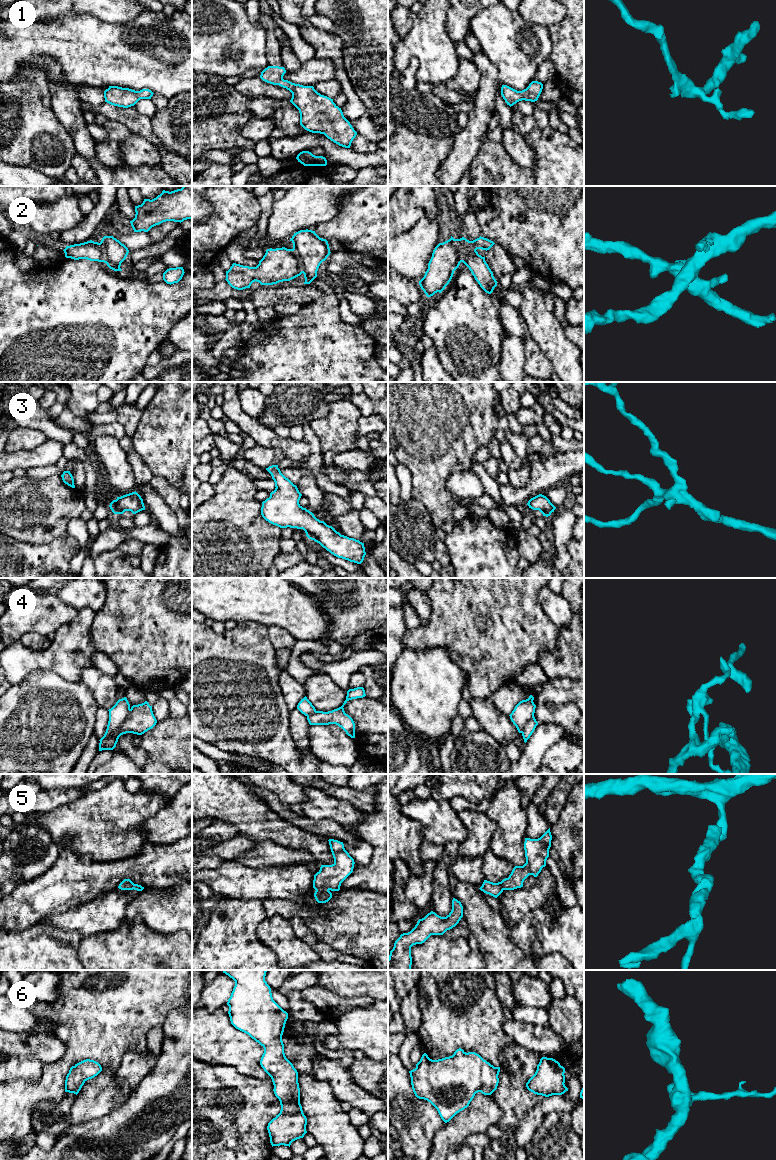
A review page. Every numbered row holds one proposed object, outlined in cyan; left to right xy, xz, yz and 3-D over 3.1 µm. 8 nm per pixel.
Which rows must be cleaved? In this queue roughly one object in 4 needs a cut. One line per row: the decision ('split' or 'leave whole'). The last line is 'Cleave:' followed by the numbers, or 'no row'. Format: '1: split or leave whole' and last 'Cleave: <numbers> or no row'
1: leave whole
2: split
3: leave whole
4: split
5: leave whole
6: leave whole
Cleave: 2, 4

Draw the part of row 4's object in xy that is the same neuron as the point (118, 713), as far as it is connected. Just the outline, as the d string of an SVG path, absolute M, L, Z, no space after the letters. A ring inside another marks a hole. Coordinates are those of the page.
M126 697L119 699L116 704L108 710L109 721L104 736L99 740L104 742L108 739L124 722L130 711L130 704Z

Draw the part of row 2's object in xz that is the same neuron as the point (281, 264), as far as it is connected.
M285 247L267 249L256 267L233 263L226 271L226 281L237 290L250 288L253 282L273 285L290 281L302 274L301 262L293 249Z

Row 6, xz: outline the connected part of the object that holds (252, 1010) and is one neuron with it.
M224 970L223 973L235 981L235 986L228 999L229 1017L231 1024L238 1030L248 1034L258 1042L264 1053L260 1065L271 1077L274 1085L274 1094L279 1099L281 1110L267 1126L270 1143L273 1146L289 1146L297 1139L303 1138L307 1133L307 1118L300 1104L300 1088L298 1072L293 1064L286 1058L282 1035L288 1019L284 1011L274 1000L271 988L265 981L267 970Z

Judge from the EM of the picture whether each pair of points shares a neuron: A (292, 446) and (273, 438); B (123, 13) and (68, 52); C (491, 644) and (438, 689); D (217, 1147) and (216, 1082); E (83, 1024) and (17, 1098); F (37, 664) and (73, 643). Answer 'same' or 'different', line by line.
A: same
B: different
C: different
D: same
E: same
F: same

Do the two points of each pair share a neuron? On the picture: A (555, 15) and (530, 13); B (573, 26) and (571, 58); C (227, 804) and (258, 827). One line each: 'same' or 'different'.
A: same
B: same
C: same

